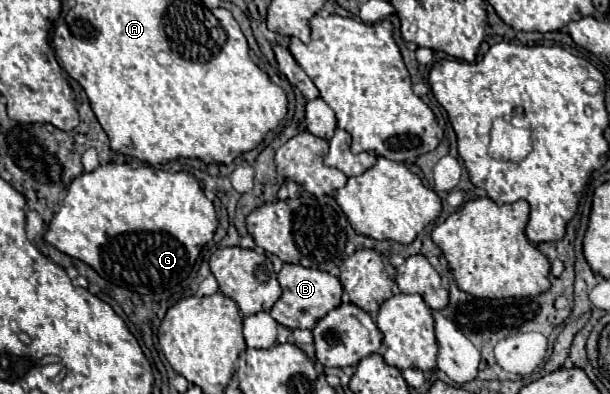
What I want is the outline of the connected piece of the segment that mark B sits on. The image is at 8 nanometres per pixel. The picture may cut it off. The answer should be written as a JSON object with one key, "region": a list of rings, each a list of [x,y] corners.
{"region":[[[284,263],[278,273],[278,283],[282,287],[282,297],[270,309],[270,315],[288,329],[314,329],[314,325],[334,307],[340,305],[342,283],[330,273],[308,269],[302,265]]]}

